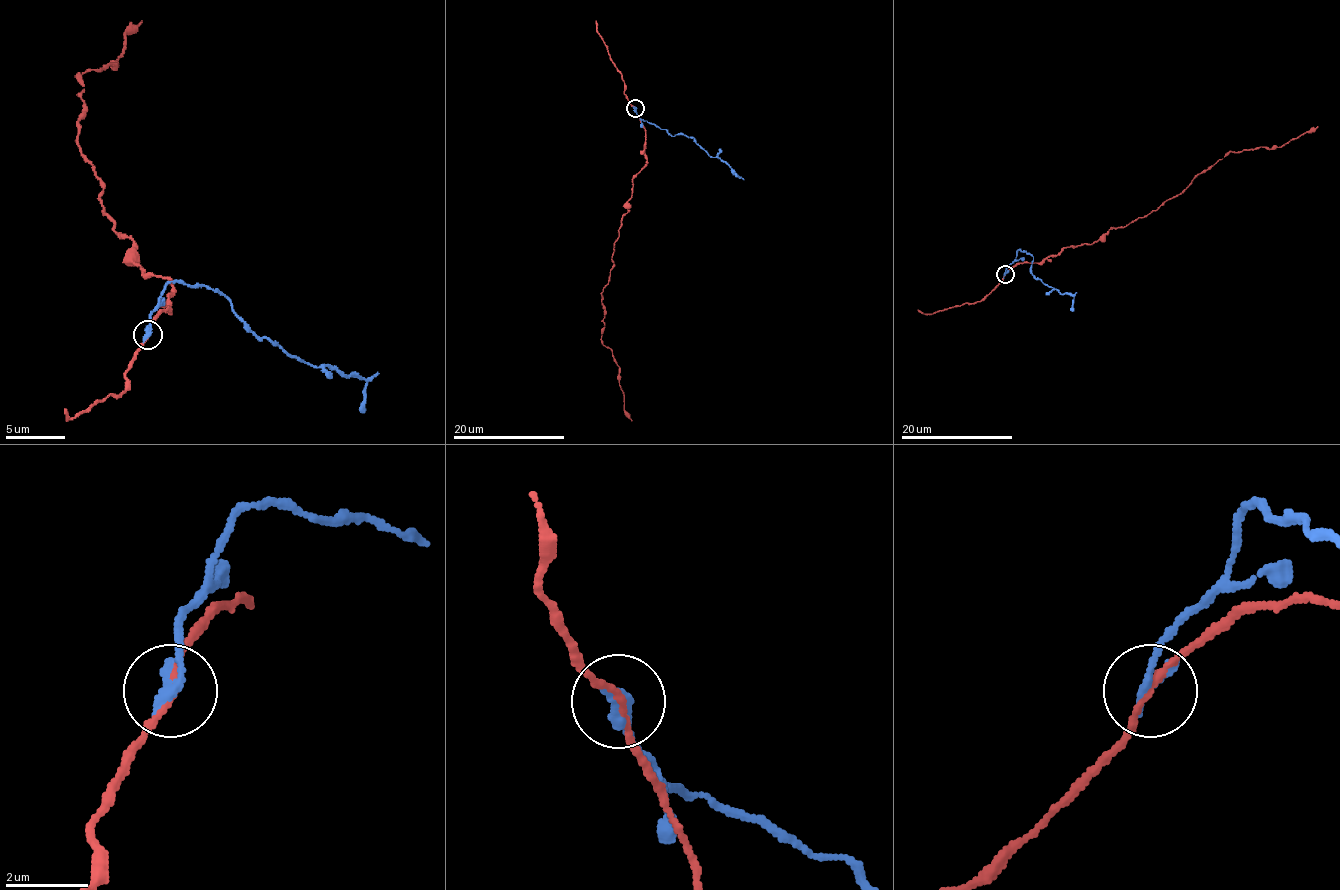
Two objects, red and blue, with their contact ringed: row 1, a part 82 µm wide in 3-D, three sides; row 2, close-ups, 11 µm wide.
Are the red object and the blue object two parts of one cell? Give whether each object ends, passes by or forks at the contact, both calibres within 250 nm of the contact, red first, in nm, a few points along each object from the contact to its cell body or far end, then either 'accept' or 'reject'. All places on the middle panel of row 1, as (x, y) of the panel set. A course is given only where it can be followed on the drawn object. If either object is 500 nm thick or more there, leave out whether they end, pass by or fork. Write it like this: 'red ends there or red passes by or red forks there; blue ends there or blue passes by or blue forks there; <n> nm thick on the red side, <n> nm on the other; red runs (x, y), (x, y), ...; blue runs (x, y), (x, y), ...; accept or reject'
red passes by; blue ends there; 150 nm thick on the red side, 340 nm on the other; red runs (634, 108), (647, 163), (633, 180), (613, 248), (601, 338), (619, 367), (631, 420); blue runs (634, 108), (644, 121), (672, 136), (680, 133), (687, 136), (710, 156), (720, 157), (735, 173); reject

